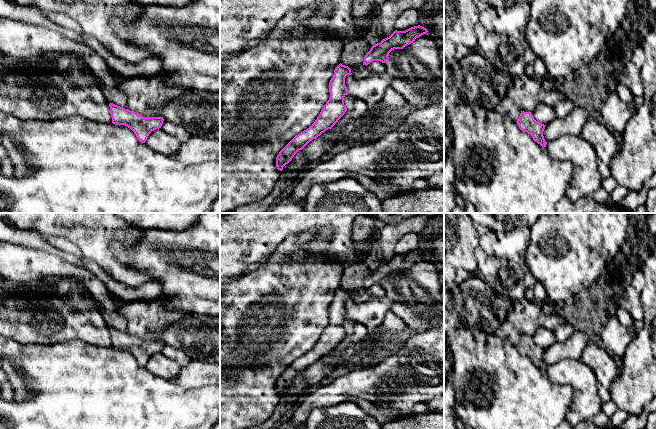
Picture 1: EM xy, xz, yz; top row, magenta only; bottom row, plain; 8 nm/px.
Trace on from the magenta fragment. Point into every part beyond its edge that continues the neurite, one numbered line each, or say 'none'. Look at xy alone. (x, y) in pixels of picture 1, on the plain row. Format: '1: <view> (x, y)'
none

